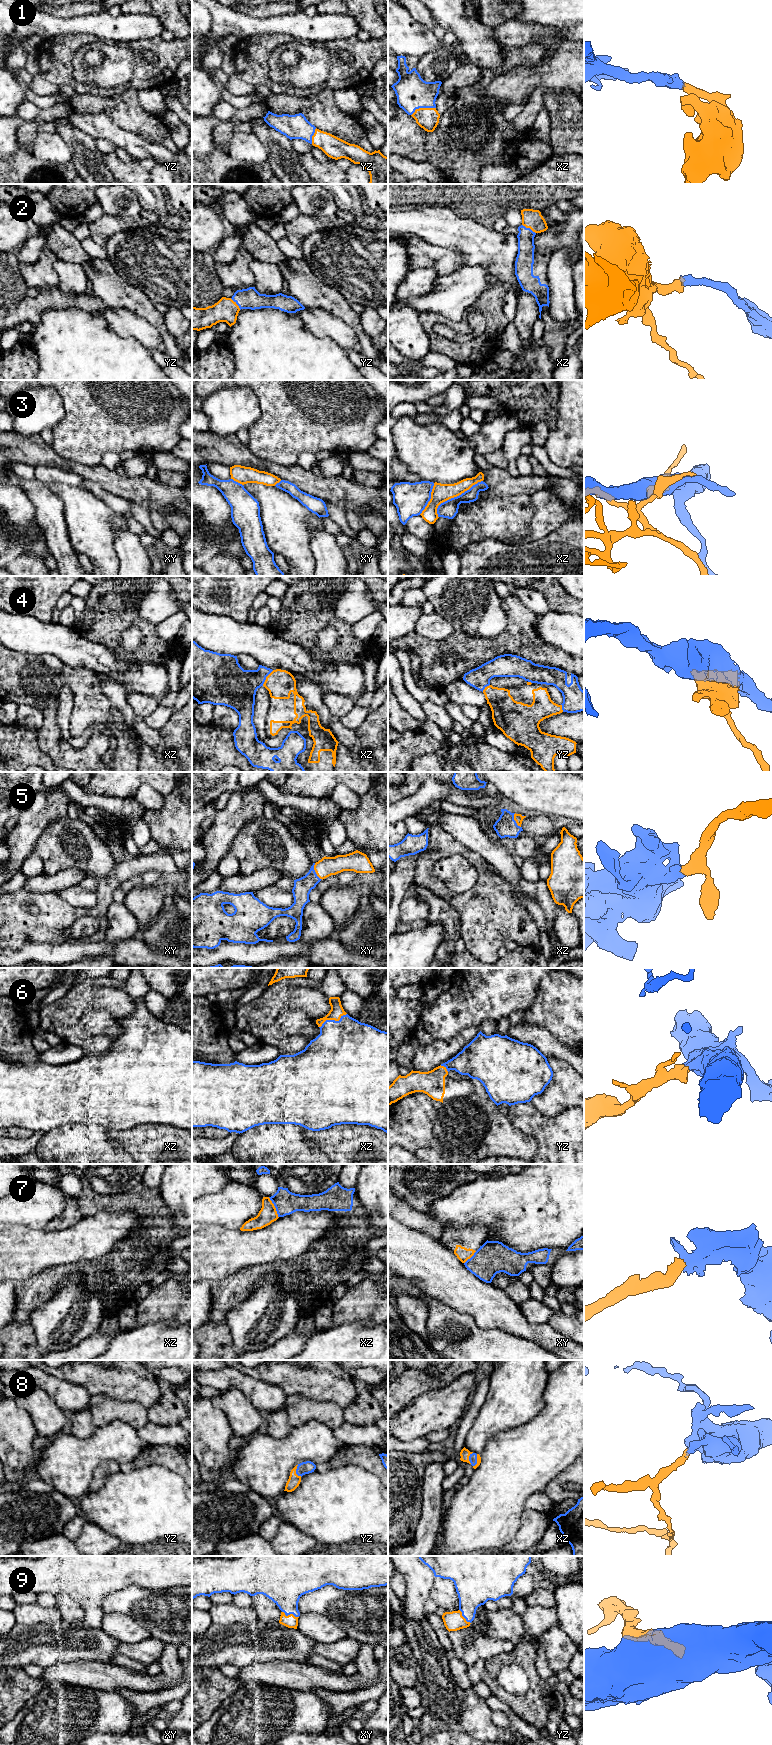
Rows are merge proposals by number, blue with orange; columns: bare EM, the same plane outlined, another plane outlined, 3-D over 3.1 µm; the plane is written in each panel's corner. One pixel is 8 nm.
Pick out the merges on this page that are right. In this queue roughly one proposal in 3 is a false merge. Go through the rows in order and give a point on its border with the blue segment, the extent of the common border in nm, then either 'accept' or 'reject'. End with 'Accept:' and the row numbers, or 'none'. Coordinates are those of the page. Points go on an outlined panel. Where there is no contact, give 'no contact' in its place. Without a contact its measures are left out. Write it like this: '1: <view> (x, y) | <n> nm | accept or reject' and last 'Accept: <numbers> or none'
1: xz (422, 107) | 220 nm | accept
2: xz (529, 228) | 130 nm | accept
3: xz (455, 497) | 460 nm | reject
4: xz (265, 678) | 160 nm | accept
5: xy (315, 872) | 150 nm | accept
6: xz (332, 1020) | 260 nm | accept
7: xz (275, 1207) | 190 nm | reject
8: yz (296, 1472) | 100 nm | accept
9: xy (290, 1613) | 140 nm | accept
Accept: 1, 2, 4, 5, 6, 8, 9

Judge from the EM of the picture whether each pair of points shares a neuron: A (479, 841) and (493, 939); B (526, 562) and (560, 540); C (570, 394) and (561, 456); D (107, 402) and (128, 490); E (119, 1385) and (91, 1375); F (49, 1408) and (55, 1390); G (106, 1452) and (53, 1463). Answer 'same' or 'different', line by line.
A: different
B: same
C: same
D: different
E: same
F: different
G: same

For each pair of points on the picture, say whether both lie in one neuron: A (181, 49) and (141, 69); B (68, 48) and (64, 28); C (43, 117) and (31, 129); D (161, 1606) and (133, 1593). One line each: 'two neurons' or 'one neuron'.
A: one neuron
B: two neurons
C: one neuron
D: one neuron

